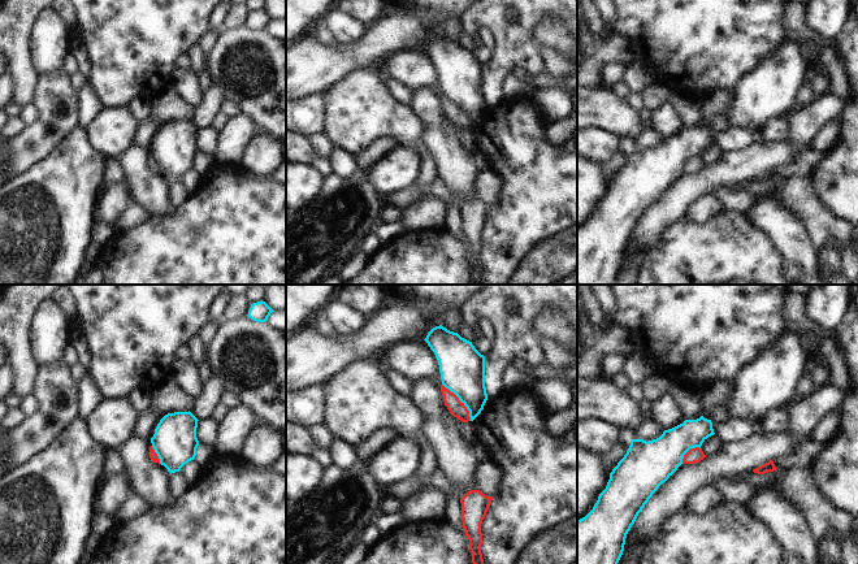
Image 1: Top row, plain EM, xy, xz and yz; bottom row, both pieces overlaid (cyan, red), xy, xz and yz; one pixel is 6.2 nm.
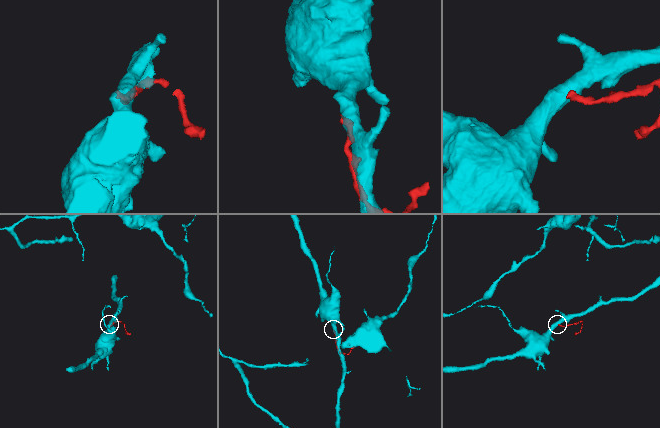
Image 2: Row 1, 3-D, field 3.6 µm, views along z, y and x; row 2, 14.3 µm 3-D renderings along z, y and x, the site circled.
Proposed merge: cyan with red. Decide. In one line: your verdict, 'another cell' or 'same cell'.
another cell

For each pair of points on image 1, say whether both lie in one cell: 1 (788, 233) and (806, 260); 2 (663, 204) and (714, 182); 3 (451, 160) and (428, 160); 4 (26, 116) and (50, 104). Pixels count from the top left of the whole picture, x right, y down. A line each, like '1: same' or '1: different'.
1: same
2: same
3: different
4: different

